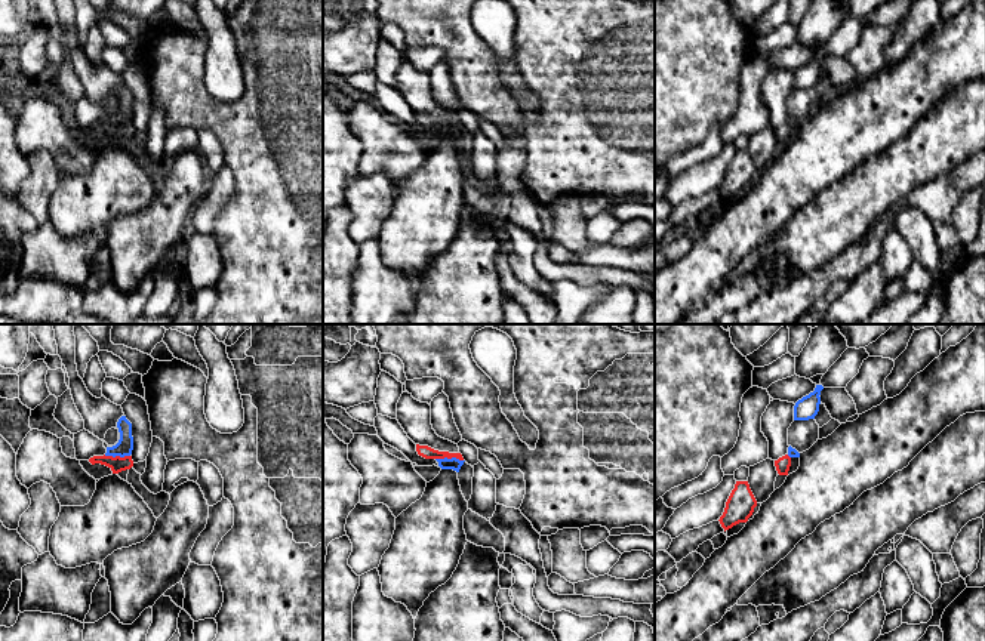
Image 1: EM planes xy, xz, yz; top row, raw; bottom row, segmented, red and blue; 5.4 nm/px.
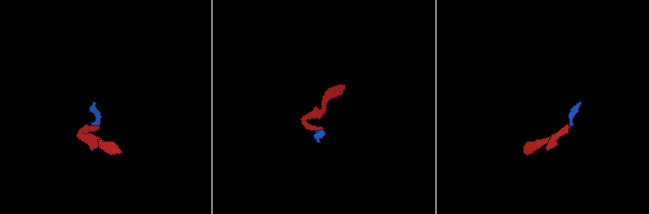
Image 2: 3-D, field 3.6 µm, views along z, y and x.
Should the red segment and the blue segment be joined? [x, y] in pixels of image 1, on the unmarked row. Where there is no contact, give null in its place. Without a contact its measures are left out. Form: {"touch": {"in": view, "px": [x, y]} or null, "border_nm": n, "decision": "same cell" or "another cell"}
{"touch": {"in": "xz", "px": [449, 126]}, "border_nm": 150, "decision": "another cell"}

